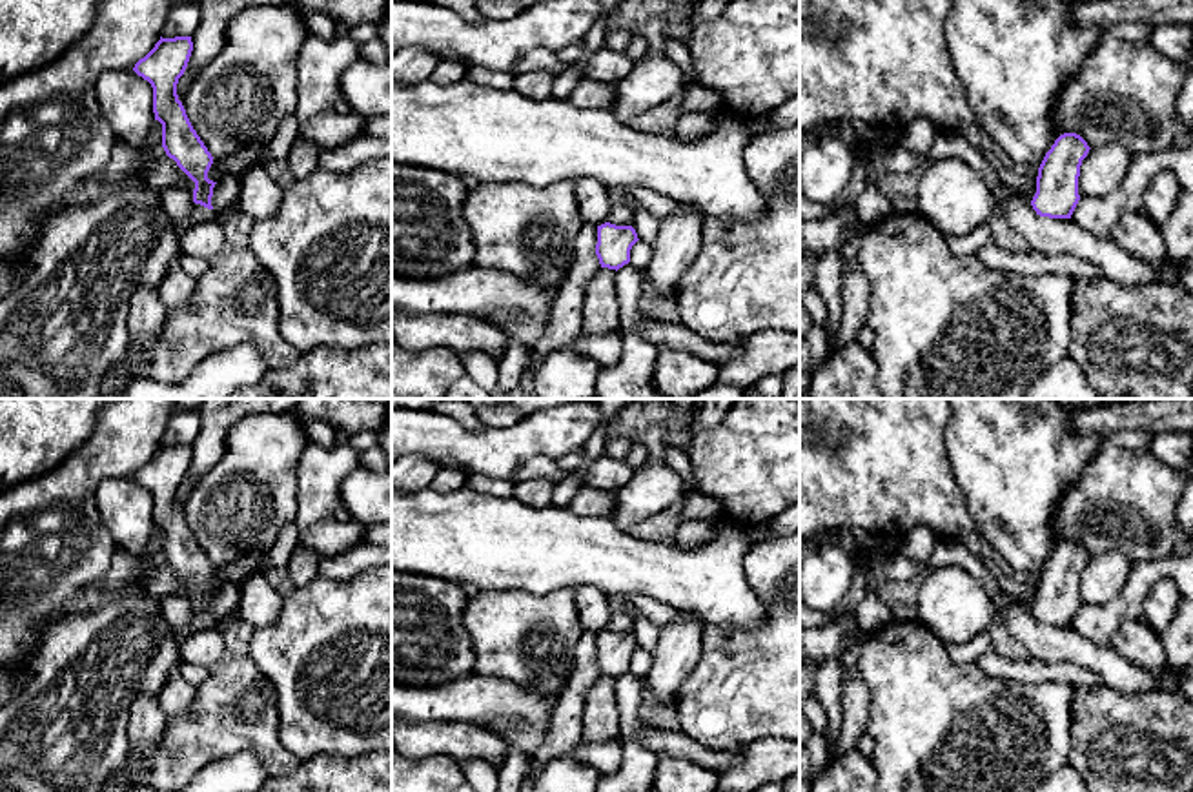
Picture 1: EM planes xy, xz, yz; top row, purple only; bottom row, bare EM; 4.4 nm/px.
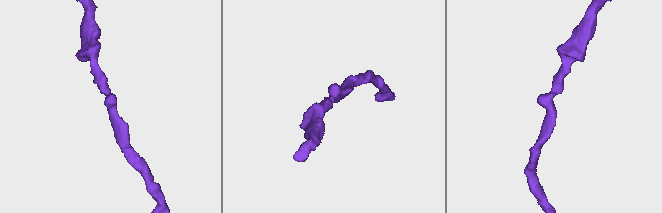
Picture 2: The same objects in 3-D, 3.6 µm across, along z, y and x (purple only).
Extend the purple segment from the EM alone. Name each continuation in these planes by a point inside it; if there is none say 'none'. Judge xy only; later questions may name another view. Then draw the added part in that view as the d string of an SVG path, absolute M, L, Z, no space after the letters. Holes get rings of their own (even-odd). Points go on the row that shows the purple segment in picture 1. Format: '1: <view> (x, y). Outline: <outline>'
none

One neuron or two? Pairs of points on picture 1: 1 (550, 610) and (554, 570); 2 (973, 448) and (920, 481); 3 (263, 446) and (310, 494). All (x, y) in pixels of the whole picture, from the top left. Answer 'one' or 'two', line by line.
1: two
2: two
3: two

